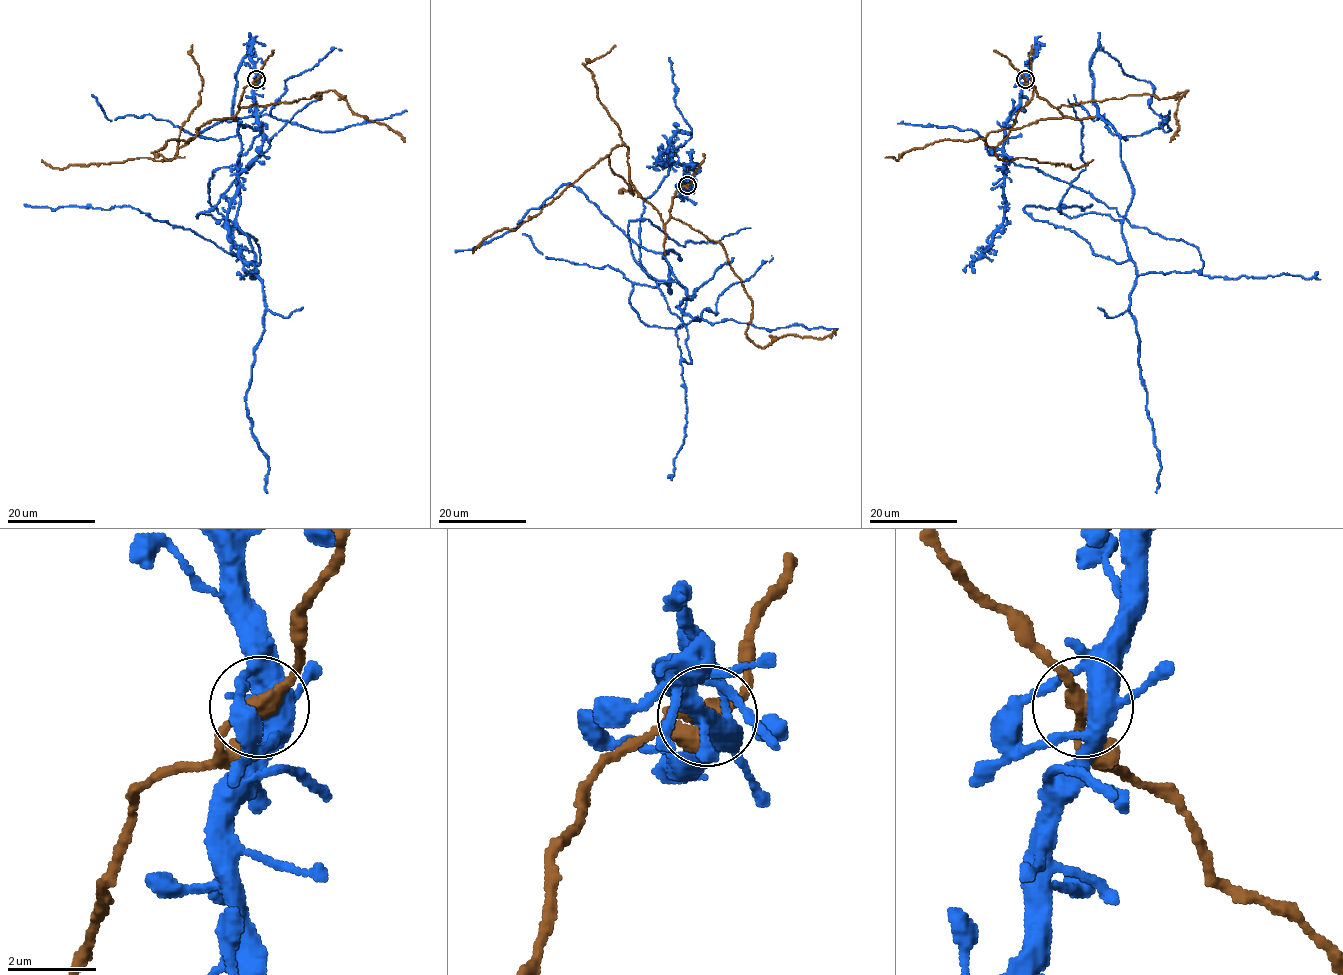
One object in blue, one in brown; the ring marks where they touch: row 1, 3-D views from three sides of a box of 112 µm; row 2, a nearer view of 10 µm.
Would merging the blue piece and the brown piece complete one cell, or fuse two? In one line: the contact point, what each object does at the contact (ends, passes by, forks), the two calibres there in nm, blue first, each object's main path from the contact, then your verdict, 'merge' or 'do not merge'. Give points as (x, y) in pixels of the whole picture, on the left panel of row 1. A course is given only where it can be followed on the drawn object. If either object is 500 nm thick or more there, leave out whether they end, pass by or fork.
place (256, 79); blue forks; brown passes by; calibres 480 and 320 nm; course blue (256, 79), (262, 151), (209, 181), (256, 239), (255, 275), (241, 139), (198, 135), (407, 111); course brown (256, 79), (244, 88), (233, 116), (211, 120), (172, 158), (137, 157), (57, 168), (42, 160); merge

